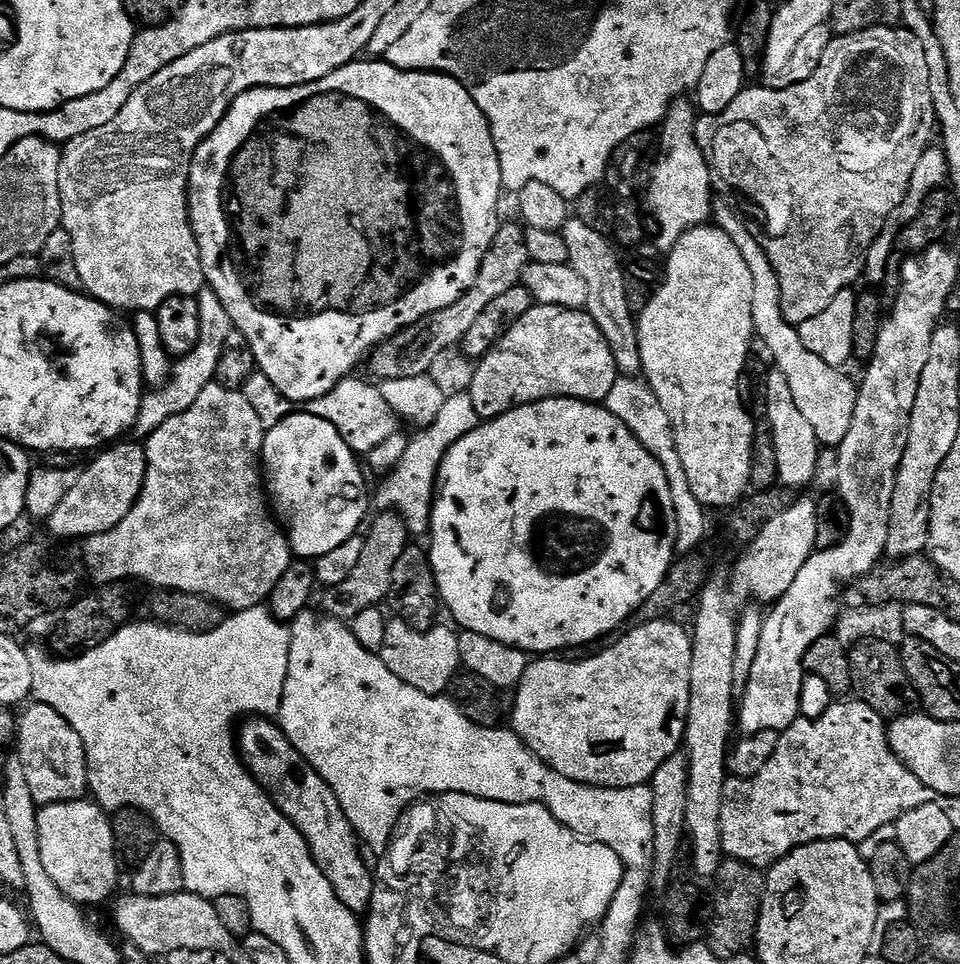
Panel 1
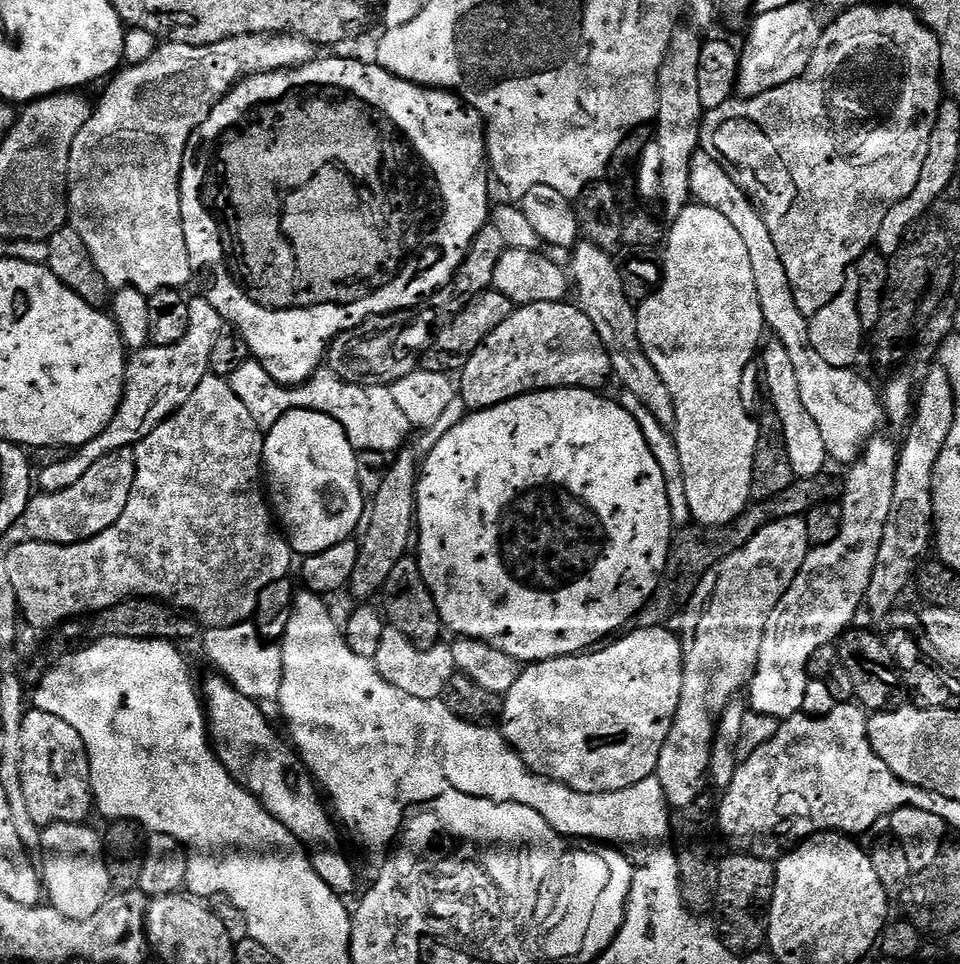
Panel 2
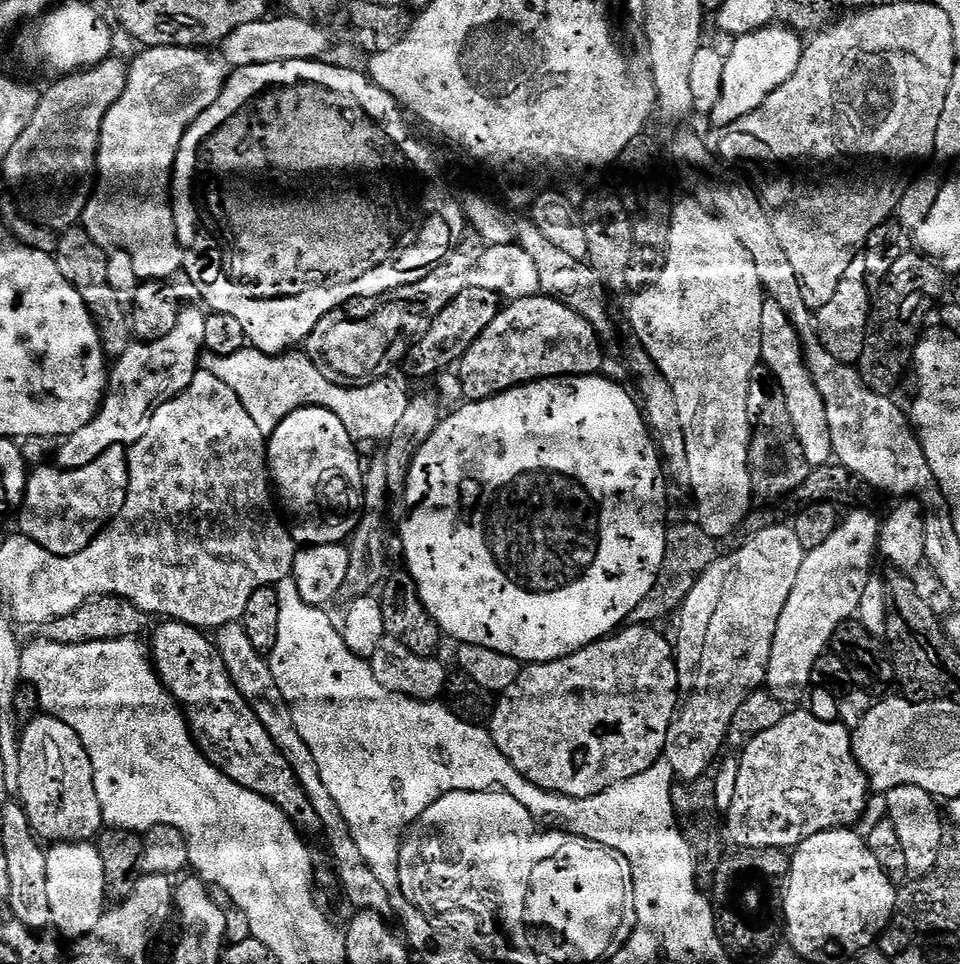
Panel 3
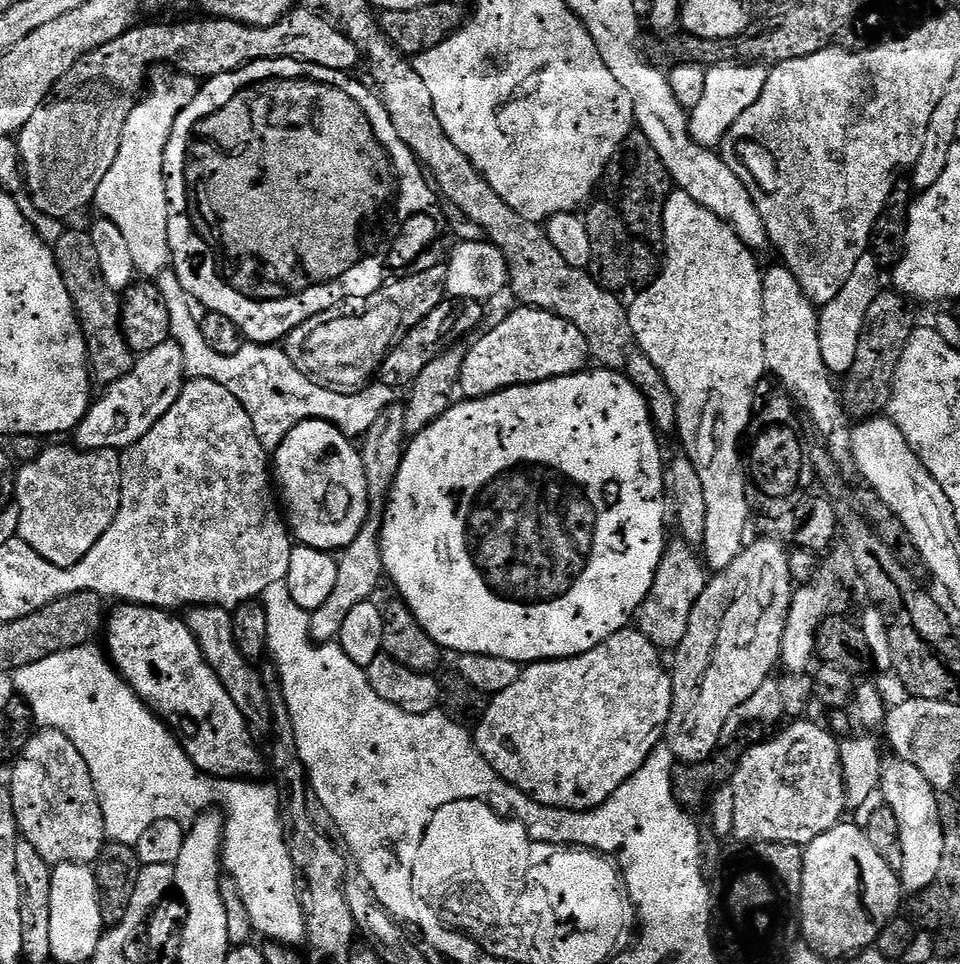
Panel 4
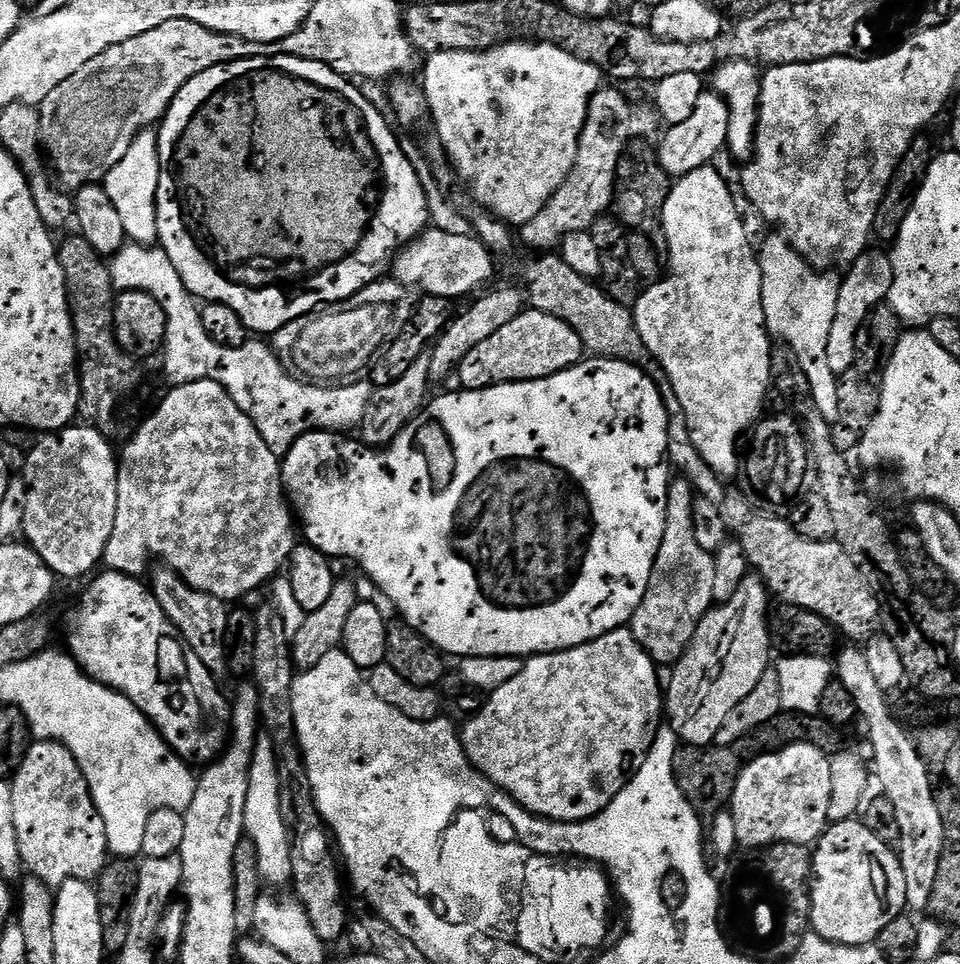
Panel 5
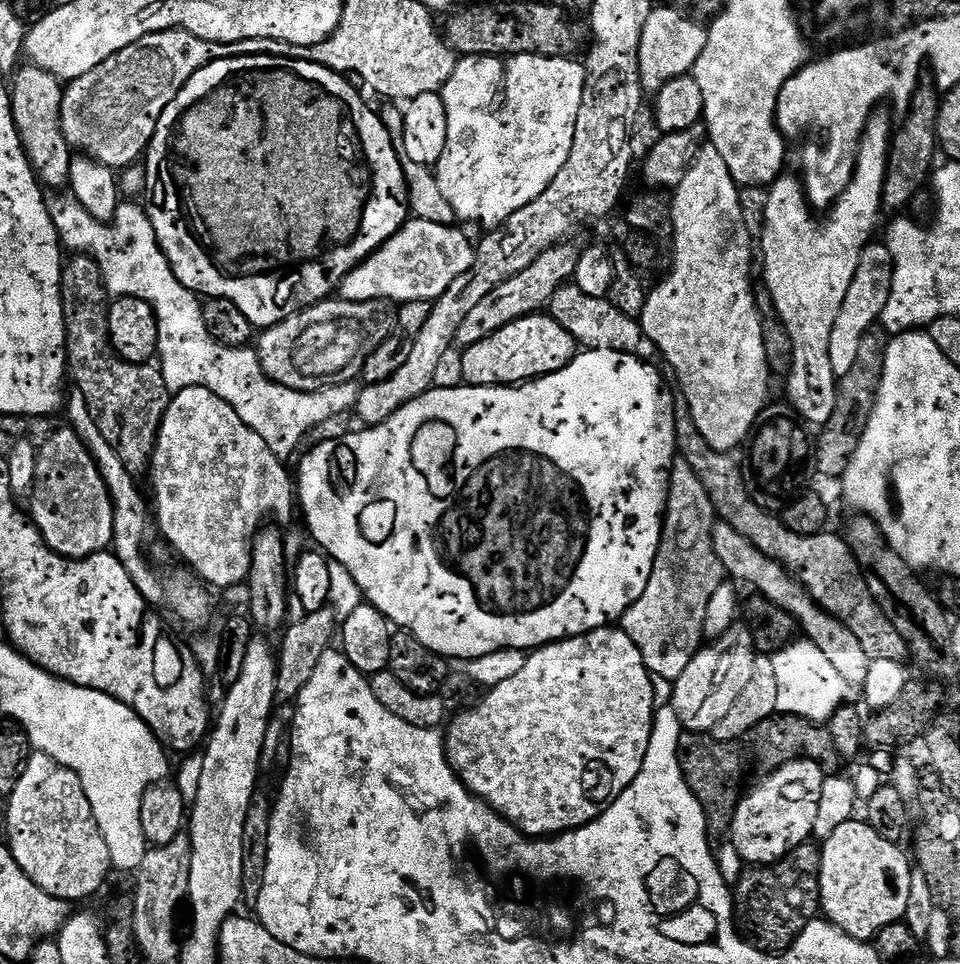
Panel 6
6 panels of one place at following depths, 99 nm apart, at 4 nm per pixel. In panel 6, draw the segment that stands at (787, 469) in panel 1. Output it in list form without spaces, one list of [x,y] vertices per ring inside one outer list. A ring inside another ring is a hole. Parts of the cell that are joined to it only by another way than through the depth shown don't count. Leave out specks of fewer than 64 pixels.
[[[881,114],[868,117],[868,125],[864,128],[864,137],[860,140],[860,153],[856,159],[856,173],[852,176],[850,186],[832,205],[824,224],[819,224],[812,215],[808,197],[804,195],[804,185],[789,174],[781,175],[775,184],[767,189],[768,201],[764,204],[764,233],[758,236],[758,252],[764,255],[764,280],[768,293],[776,307],[776,314],[786,326],[792,339],[792,366],[787,373],[787,403],[795,408],[805,421],[812,426],[823,426],[834,414],[834,398],[838,377],[828,365],[830,358],[830,330],[834,330],[834,322],[838,319],[838,310],[842,310],[842,302],[846,302],[846,290],[850,290],[850,282],[854,282],[854,270],[858,270],[858,258],[862,258],[862,250],[873,239],[876,223],[882,217],[882,186],[888,169],[888,149],[894,135],[894,124]]]

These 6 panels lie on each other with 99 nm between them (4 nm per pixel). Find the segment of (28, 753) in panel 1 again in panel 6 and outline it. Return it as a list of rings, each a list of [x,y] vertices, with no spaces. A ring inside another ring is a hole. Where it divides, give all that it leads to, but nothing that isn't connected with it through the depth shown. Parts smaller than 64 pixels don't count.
[[[33,751],[28,757],[28,765],[24,768],[22,778],[18,778],[18,786],[14,786],[8,804],[8,837],[6,843],[12,851],[14,862],[22,866],[22,870],[39,888],[46,890],[59,900],[75,902],[92,896],[104,884],[108,872],[113,871],[110,862],[110,850],[106,850],[106,838],[102,838],[102,830],[98,830],[98,822],[90,810],[90,802],[86,798],[86,790],[82,790],[82,782],[74,770],[54,762],[46,754]]]

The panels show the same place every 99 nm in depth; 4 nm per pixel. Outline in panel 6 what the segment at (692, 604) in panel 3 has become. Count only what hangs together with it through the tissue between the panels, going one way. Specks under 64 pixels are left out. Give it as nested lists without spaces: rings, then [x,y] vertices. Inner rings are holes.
[[[737,622],[732,628],[716,640],[705,643],[695,658],[682,670],[682,674],[671,685],[672,700],[670,707],[680,719],[680,726],[686,732],[711,733],[718,722],[738,702],[742,690],[746,690],[750,682],[750,674],[754,674],[754,662],[757,650],[752,641],[748,625]]]

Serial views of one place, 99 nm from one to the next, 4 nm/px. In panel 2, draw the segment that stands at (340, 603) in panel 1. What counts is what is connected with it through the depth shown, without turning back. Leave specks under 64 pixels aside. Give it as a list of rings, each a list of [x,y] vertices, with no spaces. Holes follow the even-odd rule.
[[[409,448],[401,449],[392,466],[387,470],[378,486],[374,500],[370,502],[368,523],[364,540],[361,539],[358,563],[354,566],[354,574],[350,581],[350,592],[357,596],[357,601],[368,602],[372,595],[379,593],[384,587],[386,578],[390,578],[390,570],[395,563],[409,551],[410,538],[414,536],[416,514],[416,490],[419,480],[420,462],[416,454]]]

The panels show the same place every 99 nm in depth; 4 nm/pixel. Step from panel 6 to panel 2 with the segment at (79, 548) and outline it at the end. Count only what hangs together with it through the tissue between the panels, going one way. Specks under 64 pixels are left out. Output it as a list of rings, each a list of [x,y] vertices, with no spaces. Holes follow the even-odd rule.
[[[132,448],[106,454],[106,458],[94,462],[74,486],[61,492],[33,495],[24,511],[22,528],[28,531],[31,539],[41,540],[43,544],[77,544],[94,538],[122,518],[126,502],[130,502],[135,477],[136,453]]]

